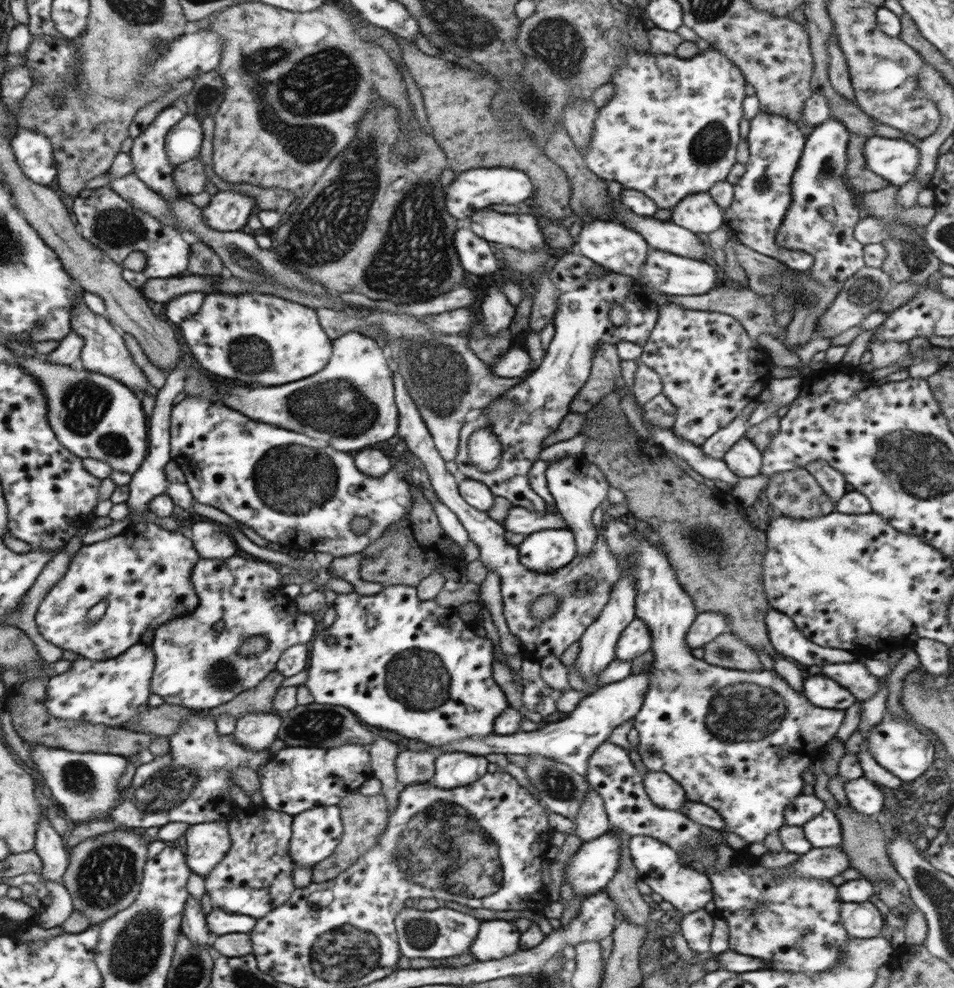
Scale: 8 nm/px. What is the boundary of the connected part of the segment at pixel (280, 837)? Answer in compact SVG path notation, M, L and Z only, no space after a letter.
M265 805L240 808L228 820L231 846L204 880L205 892L209 892L214 909L259 919L290 898L295 889L295 864L289 855L292 823L292 815Z

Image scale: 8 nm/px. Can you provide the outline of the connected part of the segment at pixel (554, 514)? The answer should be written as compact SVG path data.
M512 507L503 520L506 531L529 535L544 529L569 529L562 515L555 509L530 512L526 508Z

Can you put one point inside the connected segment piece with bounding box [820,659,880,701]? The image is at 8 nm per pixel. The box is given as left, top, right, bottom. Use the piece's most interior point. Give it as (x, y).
(853, 676)

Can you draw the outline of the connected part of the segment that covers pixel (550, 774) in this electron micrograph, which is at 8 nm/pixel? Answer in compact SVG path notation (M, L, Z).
M529 755L525 772L534 789L538 791L542 805L572 821L577 817L580 805L586 800L588 792L592 790L586 778L574 772L570 766L542 755Z

